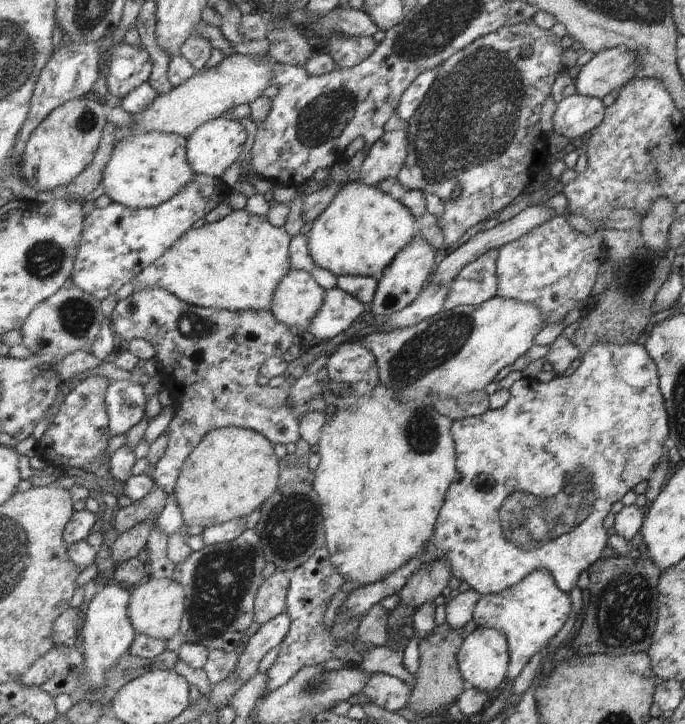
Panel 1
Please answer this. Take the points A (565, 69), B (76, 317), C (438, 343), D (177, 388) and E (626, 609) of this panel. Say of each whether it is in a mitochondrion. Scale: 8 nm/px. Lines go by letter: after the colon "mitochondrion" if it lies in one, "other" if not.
A: other
B: mitochondrion
C: mitochondrion
D: other
E: mitochondrion

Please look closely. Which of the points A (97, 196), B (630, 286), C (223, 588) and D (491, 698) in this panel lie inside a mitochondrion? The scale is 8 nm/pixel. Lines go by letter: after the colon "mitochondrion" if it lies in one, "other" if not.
A: other
B: mitochondrion
C: mitochondrion
D: other

